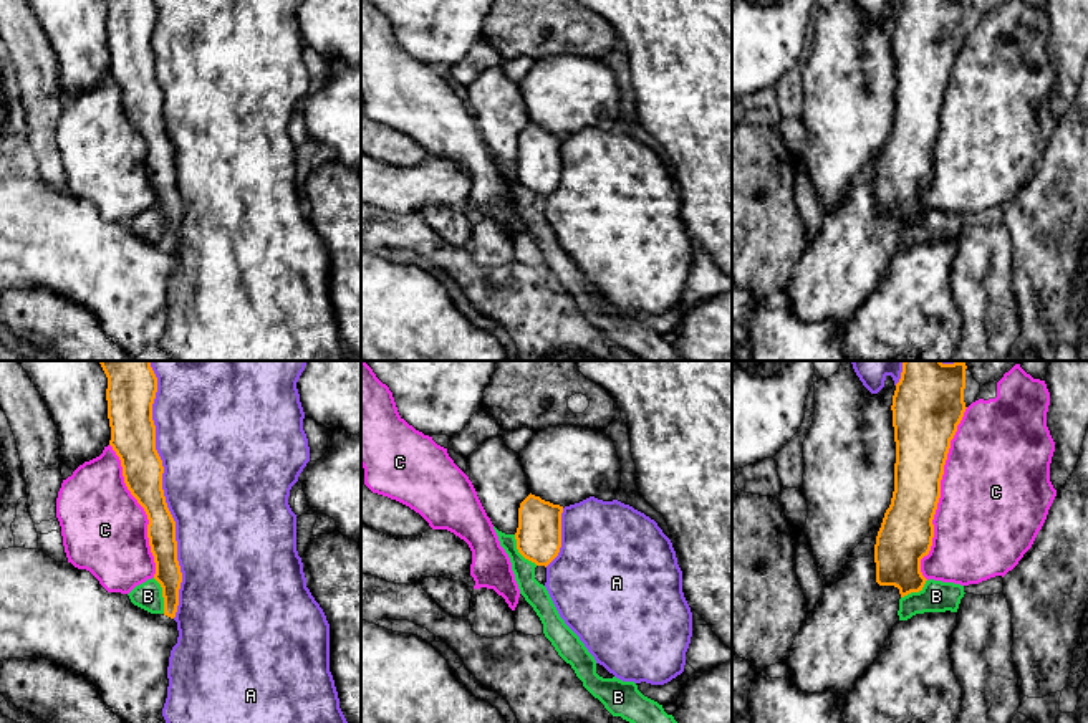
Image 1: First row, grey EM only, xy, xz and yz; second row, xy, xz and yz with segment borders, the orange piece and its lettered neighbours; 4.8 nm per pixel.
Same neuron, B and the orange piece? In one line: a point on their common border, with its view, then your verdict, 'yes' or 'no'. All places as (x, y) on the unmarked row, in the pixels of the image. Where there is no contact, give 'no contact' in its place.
xy (163, 225) | no

